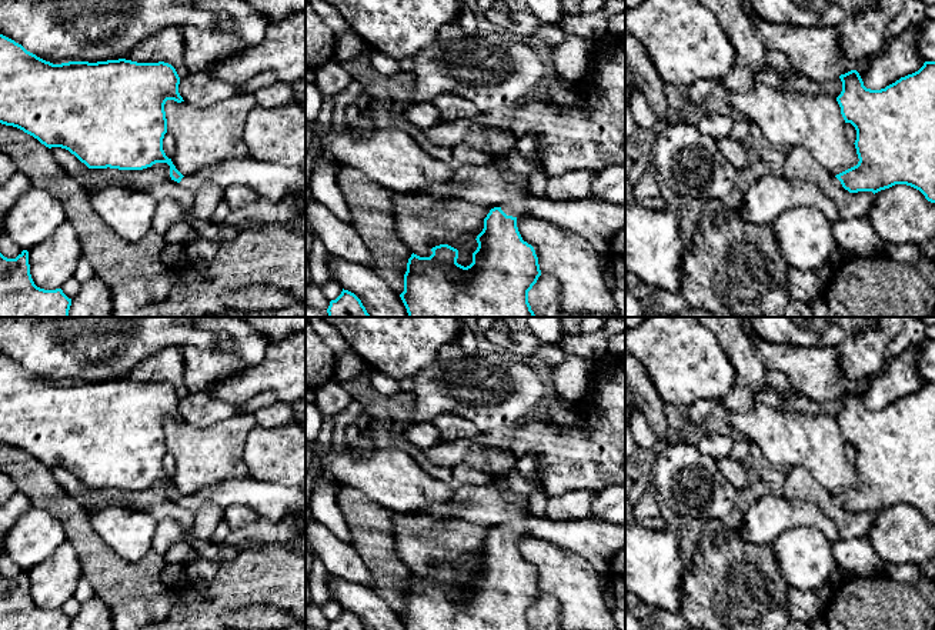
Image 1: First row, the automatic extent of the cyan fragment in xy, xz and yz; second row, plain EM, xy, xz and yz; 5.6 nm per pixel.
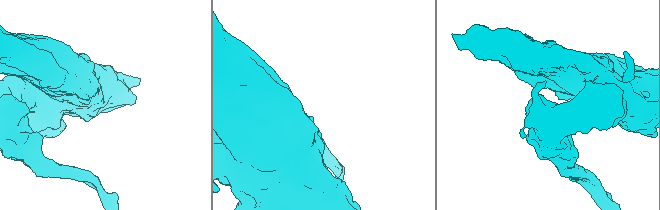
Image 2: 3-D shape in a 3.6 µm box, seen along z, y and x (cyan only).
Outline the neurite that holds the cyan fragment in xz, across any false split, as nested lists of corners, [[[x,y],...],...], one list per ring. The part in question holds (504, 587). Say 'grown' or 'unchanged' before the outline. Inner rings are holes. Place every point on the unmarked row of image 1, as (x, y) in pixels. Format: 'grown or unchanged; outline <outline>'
grown; outline [[[522,516],[515,520],[502,524],[501,527],[494,527],[490,530],[484,539],[484,549],[477,556],[478,567],[472,573],[472,583],[467,587],[457,583],[458,570],[448,566],[440,564],[431,569],[433,574],[430,577],[420,577],[411,574],[407,583],[407,591],[404,594],[404,611],[400,614],[407,630],[531,630],[528,623],[528,611],[537,603],[541,596],[538,577],[531,564],[522,560],[517,539],[525,534],[534,537],[541,537],[544,540],[552,541],[568,550],[575,551],[584,560],[591,563],[597,571],[602,576],[610,573],[610,564],[614,556],[625,547],[625,526],[611,524],[600,521],[594,517],[577,519],[570,521],[554,521],[547,516]]]

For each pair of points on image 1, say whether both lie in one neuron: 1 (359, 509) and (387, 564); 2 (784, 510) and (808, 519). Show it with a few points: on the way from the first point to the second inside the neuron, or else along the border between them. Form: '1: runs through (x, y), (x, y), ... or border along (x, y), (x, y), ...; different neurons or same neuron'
1: runs through (369, 523), (377, 550); same neuron
2: runs through (790, 513), (802, 514); same neuron

